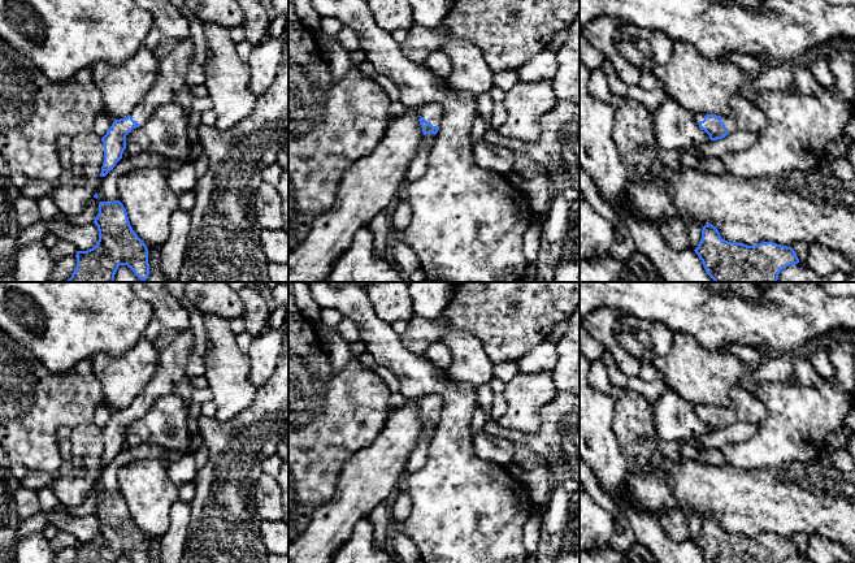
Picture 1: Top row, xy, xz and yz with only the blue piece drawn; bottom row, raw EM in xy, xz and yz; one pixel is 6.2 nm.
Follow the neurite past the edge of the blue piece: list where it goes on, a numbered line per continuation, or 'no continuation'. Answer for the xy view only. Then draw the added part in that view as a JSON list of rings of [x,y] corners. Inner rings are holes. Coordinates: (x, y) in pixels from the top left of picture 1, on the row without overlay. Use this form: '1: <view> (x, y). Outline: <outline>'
1: xy (172, 367). Outline: [[[191,328],[174,334],[172,343],[160,355],[159,371],[130,404],[134,412],[143,416],[157,398],[174,393],[175,386],[186,377],[186,363],[194,341]]]

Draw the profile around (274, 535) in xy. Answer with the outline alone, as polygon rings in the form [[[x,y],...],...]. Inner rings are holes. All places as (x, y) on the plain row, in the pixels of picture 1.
[[[262,520],[260,534],[268,551],[268,563],[288,563],[288,524]]]

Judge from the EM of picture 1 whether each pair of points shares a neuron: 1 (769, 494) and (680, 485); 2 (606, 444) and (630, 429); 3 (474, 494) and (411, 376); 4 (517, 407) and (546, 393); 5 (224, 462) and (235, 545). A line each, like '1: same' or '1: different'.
1: same
2: different
3: same
4: same
5: same

